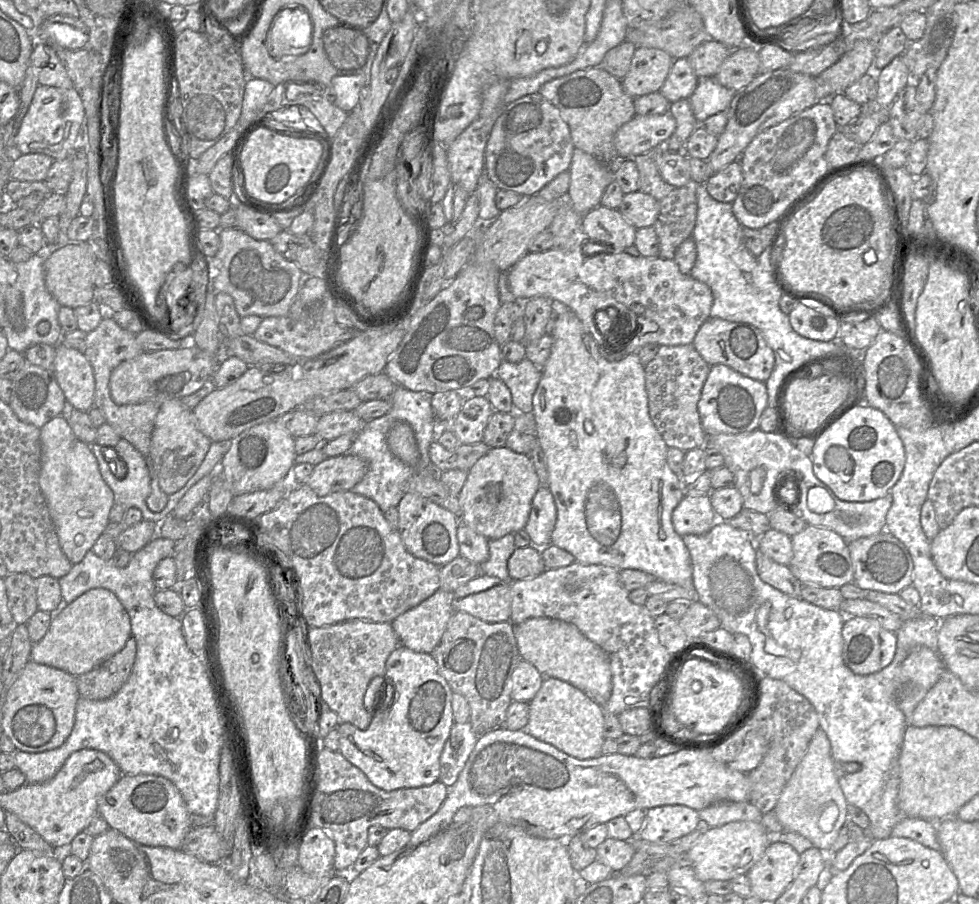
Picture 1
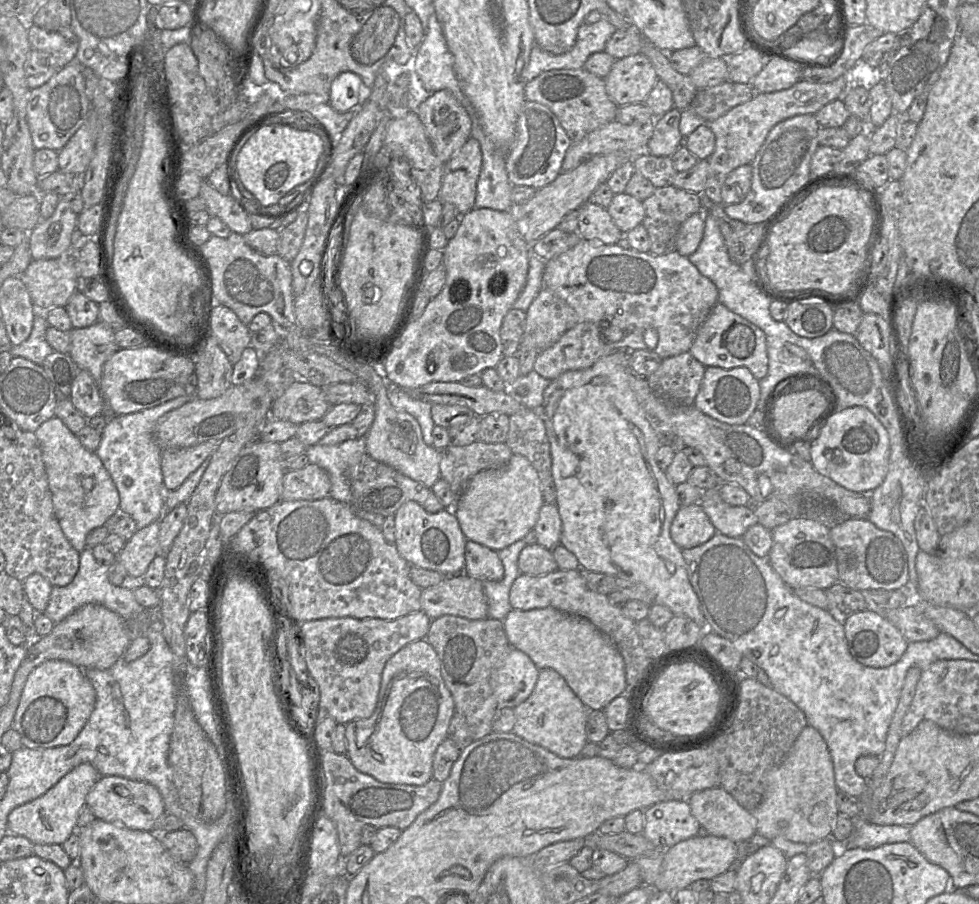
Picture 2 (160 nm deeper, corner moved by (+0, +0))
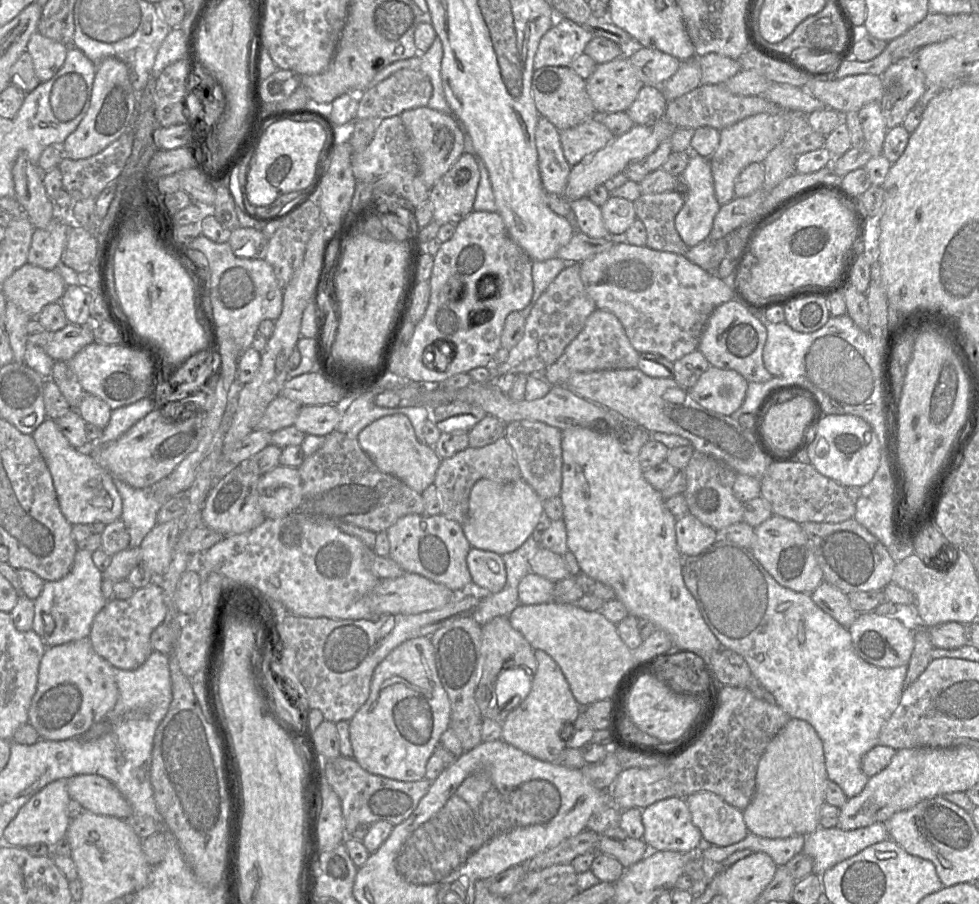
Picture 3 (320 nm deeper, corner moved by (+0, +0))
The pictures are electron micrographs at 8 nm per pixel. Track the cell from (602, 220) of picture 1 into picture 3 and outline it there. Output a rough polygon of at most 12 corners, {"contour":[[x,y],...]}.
{"contour":[[587,197],[570,202],[577,230],[610,238],[601,209]]}

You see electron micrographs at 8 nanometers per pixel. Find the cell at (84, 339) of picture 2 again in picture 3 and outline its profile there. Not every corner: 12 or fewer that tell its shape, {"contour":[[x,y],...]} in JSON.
{"contour":[[67,324],[43,349],[68,361],[95,341],[90,325]]}

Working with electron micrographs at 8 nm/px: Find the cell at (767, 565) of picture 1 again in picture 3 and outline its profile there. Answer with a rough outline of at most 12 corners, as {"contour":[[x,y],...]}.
{"contour":[[825,581],[810,593],[846,629],[859,614],[847,594]]}

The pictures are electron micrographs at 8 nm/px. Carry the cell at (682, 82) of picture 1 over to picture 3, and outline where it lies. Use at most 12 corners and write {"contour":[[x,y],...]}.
{"contour":[[644,85],[626,112],[635,125],[664,117],[660,86]]}

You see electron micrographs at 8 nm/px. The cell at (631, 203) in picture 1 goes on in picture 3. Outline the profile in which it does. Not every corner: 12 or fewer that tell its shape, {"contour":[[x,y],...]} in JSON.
{"contour":[[609,197],[600,209],[611,235],[637,218],[633,202]]}

